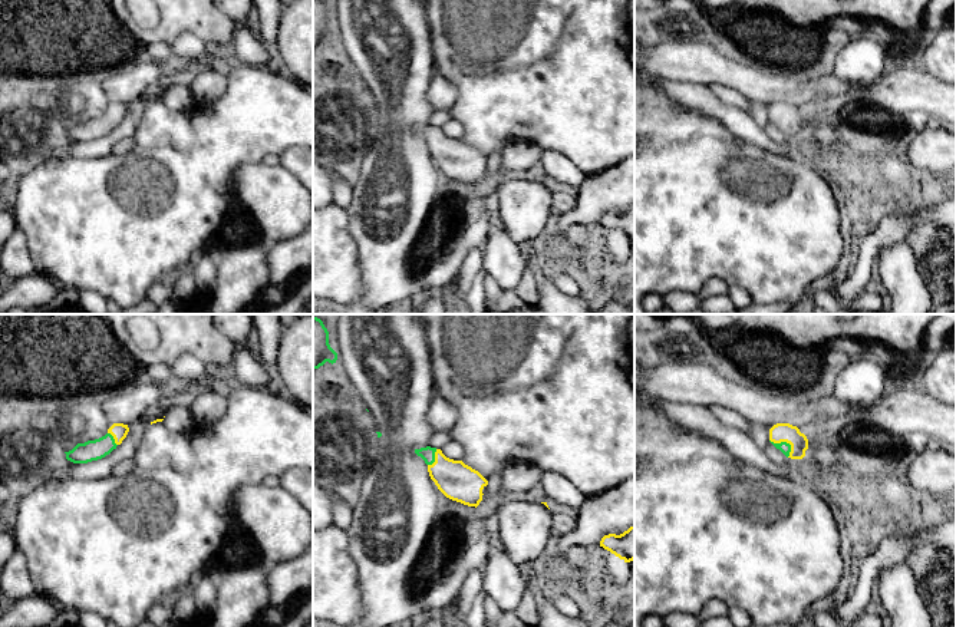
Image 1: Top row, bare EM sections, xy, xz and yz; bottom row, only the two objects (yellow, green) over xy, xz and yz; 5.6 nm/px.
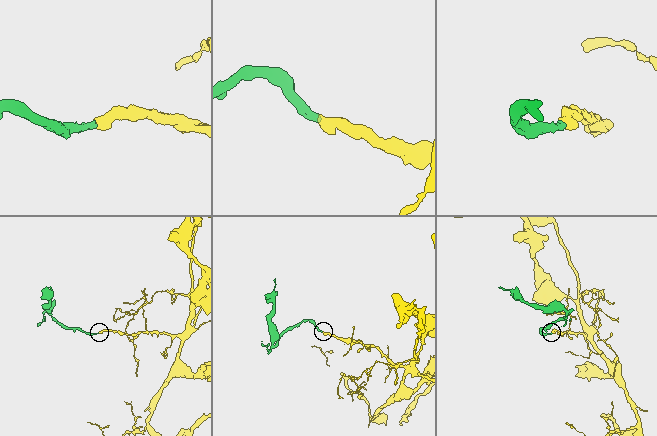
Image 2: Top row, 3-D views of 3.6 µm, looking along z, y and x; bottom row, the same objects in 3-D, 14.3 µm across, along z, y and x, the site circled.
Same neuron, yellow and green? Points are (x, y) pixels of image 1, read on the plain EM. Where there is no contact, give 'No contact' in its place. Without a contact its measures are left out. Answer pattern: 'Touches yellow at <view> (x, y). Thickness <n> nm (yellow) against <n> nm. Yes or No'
Touches yellow at yz (785, 119). Thickness 110 nm (yellow) against 60 nm. Yes

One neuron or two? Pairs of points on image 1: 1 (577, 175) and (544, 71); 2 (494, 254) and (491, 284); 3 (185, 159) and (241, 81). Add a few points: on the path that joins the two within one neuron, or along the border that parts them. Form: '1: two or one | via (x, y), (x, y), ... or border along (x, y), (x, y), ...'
1: two | border along (546, 148), (560, 152), (587, 174)
2: two | border along (490, 274), (500, 286), (514, 290)
3: one | via (205, 139), (241, 101)

